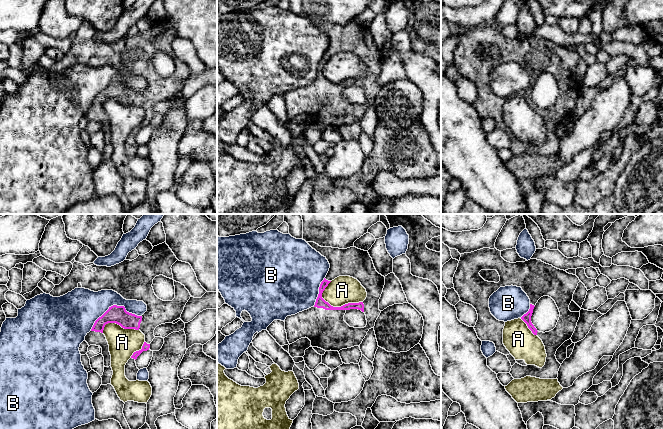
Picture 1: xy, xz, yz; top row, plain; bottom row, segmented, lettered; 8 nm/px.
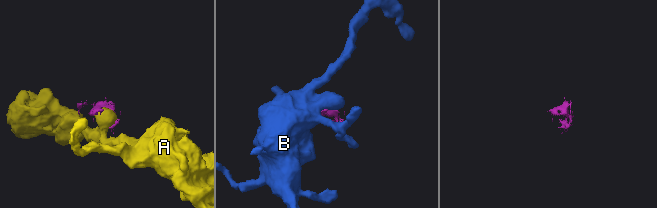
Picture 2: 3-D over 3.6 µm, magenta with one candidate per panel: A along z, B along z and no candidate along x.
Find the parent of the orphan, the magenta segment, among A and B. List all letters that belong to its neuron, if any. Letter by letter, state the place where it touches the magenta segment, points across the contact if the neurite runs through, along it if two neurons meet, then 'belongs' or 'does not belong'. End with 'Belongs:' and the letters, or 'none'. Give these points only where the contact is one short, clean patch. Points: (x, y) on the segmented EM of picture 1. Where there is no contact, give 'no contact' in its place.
A: contact xz (341, 306); does not belong
B: contact xy (114, 305); does not belong
Belongs: none

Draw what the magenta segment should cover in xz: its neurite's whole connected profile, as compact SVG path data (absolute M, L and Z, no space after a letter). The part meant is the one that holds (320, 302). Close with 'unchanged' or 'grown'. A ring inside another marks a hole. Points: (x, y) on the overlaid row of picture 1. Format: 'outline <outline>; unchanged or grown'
outline M307 242L313 249L324 256L329 264L329 271L321 282L315 305L285 319L285 330L289 344L301 338L308 338L312 347L325 351L360 346L367 332L374 328L381 311L379 299L385 285L385 277L379 274L368 251L350 247L339 249L321 247L314 242ZM339 276L357 279L366 289L367 297L363 302L348 303L333 307L322 298L328 284ZM358 309L365 313L367 325L364 328L350 327L344 321L347 310Z; grown

